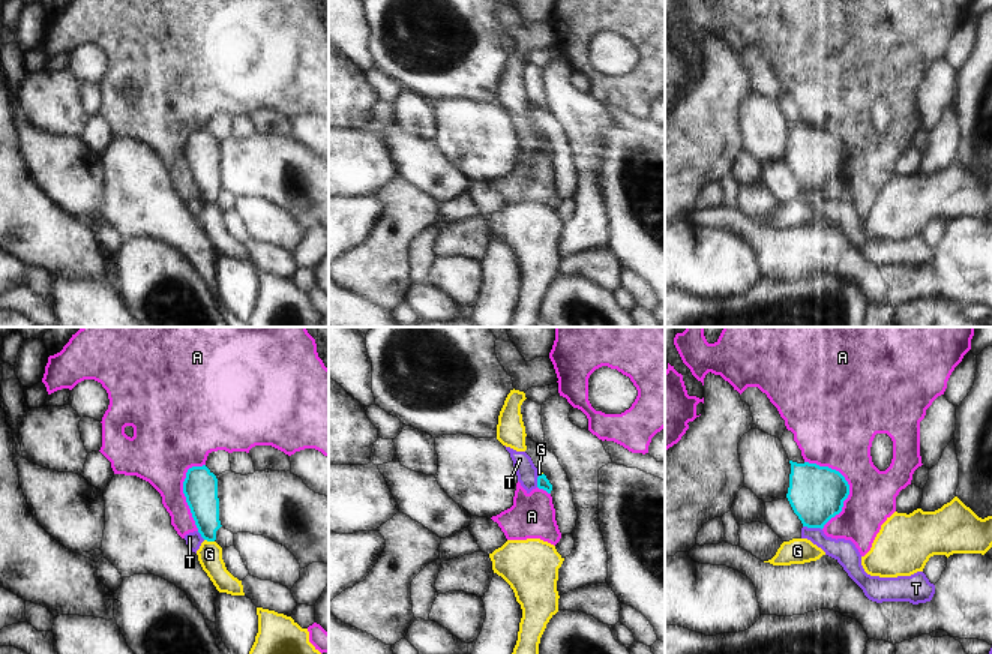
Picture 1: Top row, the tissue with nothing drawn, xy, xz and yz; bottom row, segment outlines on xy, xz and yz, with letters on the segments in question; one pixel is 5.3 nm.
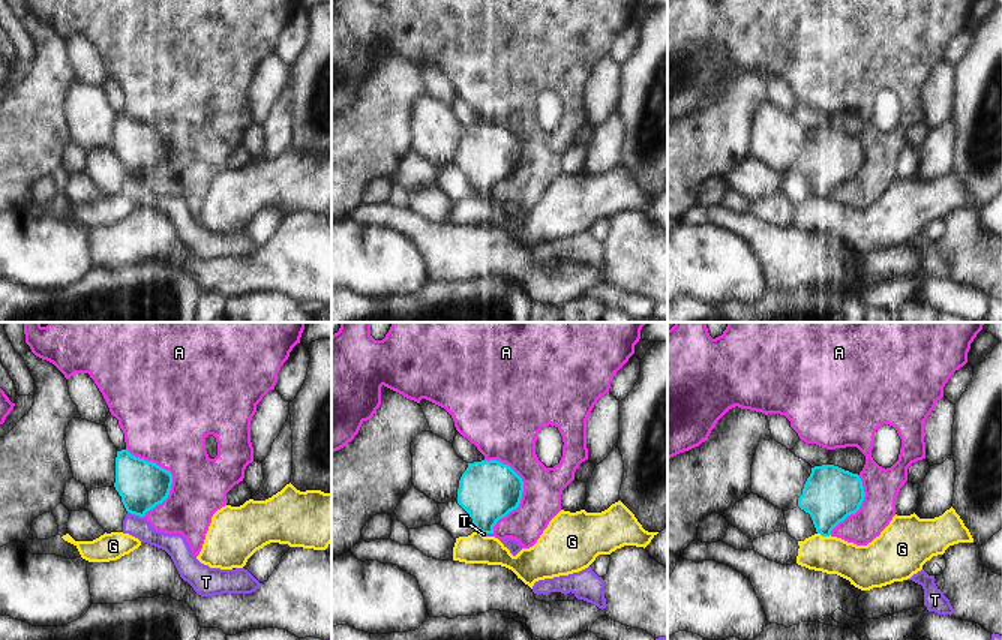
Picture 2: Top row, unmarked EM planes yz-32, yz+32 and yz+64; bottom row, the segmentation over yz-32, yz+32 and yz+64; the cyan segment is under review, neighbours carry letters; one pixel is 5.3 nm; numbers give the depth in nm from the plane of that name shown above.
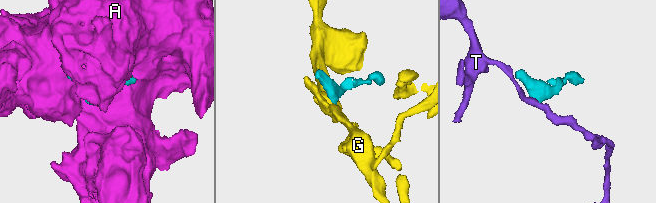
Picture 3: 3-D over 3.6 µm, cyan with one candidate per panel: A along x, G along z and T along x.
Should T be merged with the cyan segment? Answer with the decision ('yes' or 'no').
no

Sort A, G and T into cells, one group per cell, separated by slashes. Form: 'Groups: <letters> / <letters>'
Groups: A / G / T.

